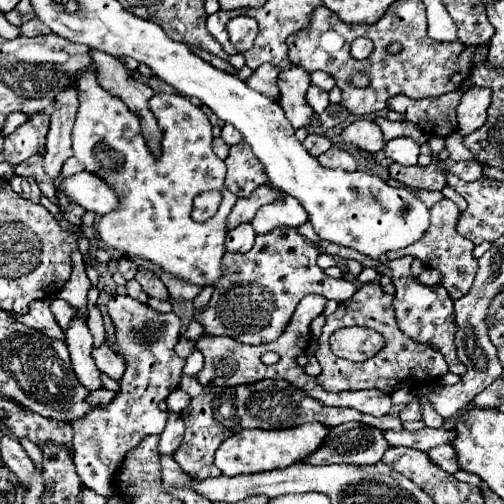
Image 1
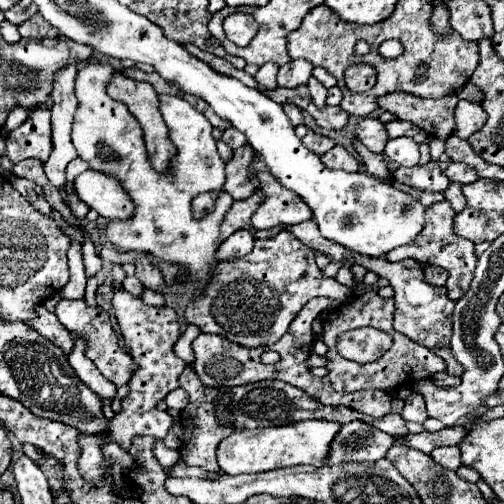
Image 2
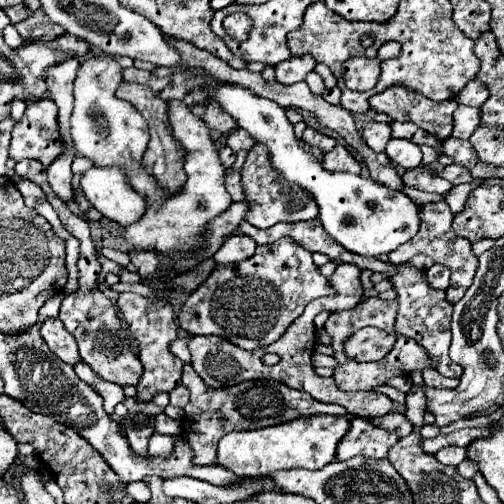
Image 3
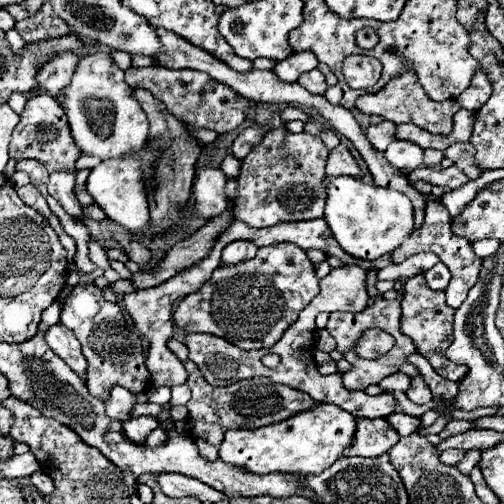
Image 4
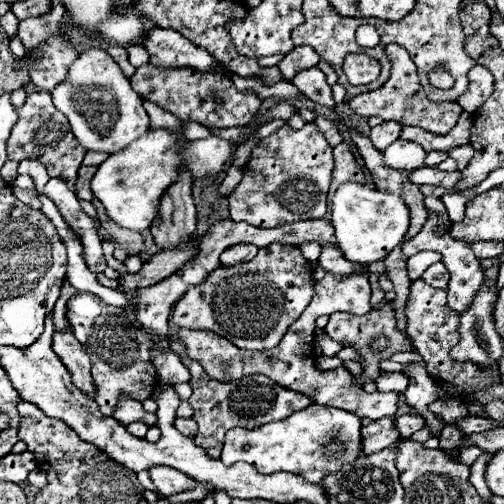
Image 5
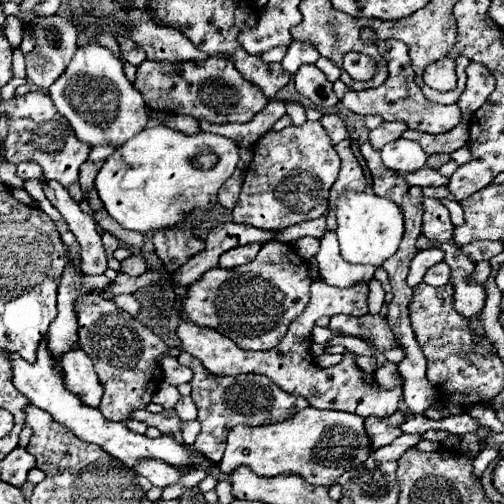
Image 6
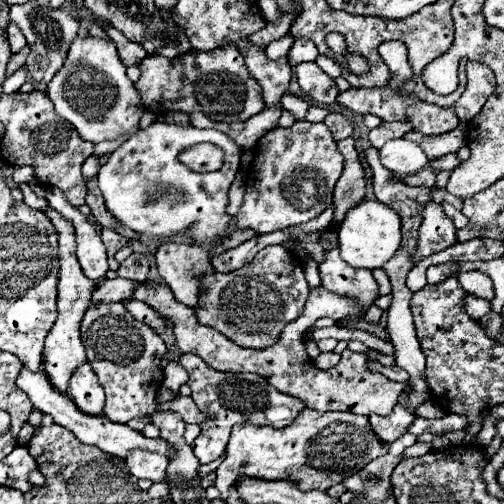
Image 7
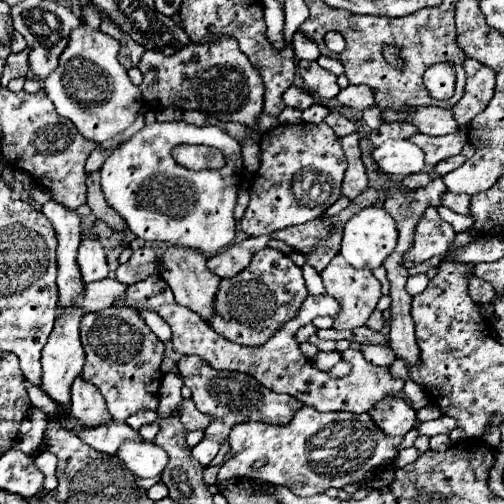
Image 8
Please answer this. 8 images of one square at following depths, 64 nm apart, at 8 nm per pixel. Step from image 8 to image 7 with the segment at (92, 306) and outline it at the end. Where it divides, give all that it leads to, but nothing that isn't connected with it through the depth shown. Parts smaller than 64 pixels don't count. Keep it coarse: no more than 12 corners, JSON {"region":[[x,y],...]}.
{"region":[[102,280],[92,294],[96,302],[120,302],[140,282]]}

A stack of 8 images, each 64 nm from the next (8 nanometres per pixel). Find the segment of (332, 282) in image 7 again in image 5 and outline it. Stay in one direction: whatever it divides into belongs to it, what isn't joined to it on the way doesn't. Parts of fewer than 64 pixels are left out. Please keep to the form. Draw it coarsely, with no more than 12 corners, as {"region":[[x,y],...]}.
{"region":[[324,246],[318,264],[338,276],[364,272],[366,266],[344,260],[336,246]]}

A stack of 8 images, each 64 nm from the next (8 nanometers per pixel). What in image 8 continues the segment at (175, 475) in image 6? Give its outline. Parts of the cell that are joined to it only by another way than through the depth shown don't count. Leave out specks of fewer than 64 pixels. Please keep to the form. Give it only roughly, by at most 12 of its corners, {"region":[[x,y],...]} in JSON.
{"region":[[124,442],[116,456],[140,478],[160,476],[168,454]]}

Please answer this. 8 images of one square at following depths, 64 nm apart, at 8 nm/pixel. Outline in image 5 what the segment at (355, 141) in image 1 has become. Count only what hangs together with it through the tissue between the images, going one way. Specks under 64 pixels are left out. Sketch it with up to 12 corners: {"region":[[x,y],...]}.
{"region":[[382,122],[370,130],[378,150],[386,150],[400,134],[398,122]]}

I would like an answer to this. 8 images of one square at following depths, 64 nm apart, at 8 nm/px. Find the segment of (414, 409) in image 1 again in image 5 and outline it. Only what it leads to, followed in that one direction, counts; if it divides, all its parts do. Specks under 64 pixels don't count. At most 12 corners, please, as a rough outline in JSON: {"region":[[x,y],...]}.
{"region":[[406,364],[404,398],[439,437],[445,422],[427,408],[438,398],[424,364]]}

